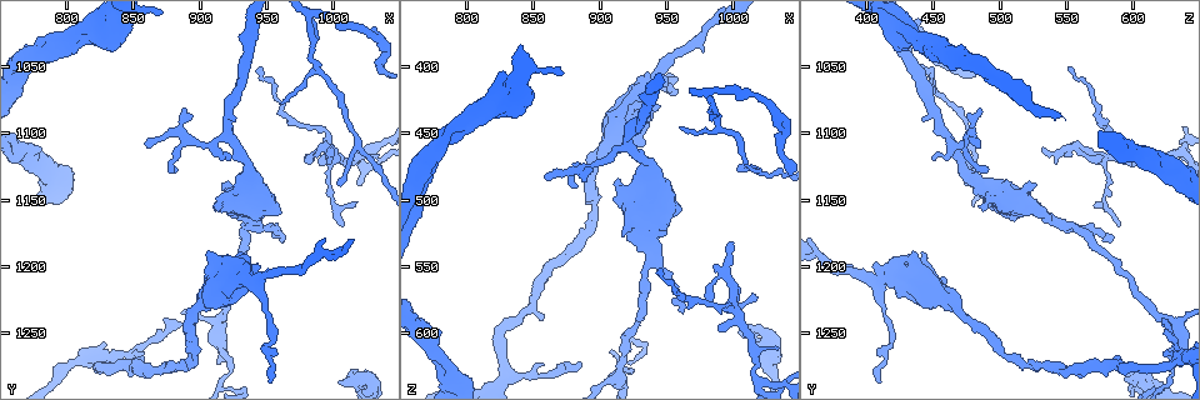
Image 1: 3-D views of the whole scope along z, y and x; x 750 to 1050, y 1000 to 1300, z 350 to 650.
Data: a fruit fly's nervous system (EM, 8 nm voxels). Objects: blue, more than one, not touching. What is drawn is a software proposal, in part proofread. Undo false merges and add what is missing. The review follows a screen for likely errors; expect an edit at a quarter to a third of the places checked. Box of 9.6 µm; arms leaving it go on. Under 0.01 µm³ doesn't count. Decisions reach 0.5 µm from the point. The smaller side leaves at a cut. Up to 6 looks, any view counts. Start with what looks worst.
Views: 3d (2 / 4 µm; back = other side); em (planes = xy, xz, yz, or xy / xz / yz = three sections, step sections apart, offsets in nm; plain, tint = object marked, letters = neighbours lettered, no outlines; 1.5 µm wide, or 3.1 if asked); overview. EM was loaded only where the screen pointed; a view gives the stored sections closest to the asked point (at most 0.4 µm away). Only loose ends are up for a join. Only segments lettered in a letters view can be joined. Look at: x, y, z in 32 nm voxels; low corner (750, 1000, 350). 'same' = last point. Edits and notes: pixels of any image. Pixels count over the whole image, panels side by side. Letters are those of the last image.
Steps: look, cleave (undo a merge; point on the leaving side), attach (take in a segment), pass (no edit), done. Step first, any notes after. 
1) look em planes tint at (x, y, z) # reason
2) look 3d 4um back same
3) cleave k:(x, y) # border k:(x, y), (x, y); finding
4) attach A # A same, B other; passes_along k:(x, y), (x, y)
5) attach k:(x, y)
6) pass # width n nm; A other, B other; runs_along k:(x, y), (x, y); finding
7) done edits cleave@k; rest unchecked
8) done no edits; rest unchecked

look em yz step 4 letters at (998, 1114, 532) # tapers out

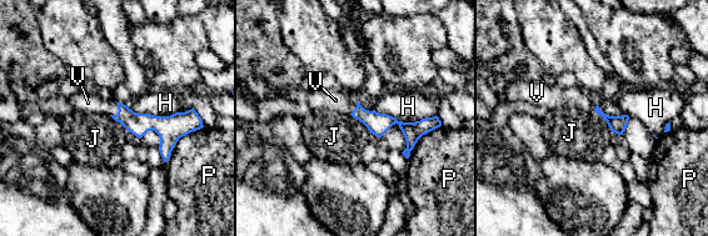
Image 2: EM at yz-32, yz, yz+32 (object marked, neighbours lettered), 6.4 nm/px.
look em planes letters same # cut it another way

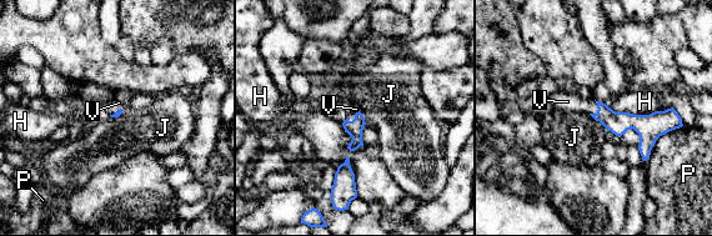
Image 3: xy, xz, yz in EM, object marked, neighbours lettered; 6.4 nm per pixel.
attach V # H other, J other, P other, V same; passes_along 3:(617, 122), (597, 108), (567, 101); the neuron continues

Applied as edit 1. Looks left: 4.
look em planes letters at (1026, 1284, 610) # abrupt turn

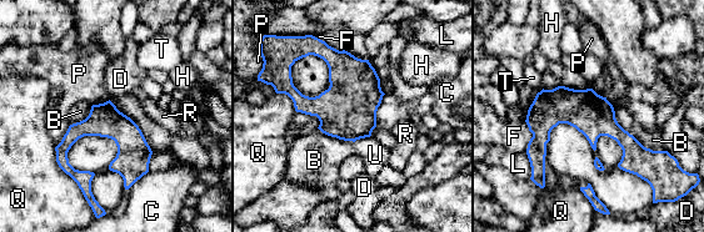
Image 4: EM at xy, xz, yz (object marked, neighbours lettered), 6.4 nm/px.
pass # B other, C other, D other, F other, H other, L other, P other, Q other, R other, T other, U other; border 4:(593, 90), (604, 97); all the same neuron

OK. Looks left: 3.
look 3d 2um at (912, 1158, 488) # stops while still wide

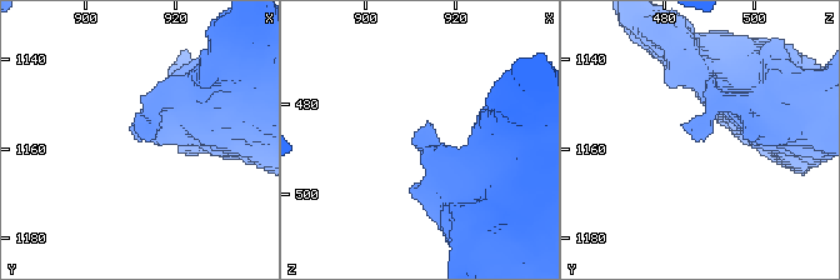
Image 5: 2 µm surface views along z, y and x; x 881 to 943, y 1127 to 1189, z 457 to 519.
look em planes letters at (913, 1158, 487)

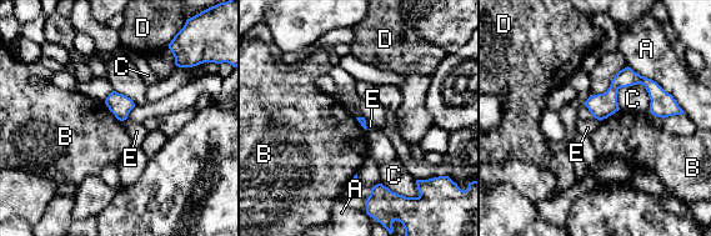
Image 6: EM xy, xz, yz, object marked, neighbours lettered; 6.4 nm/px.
pass # longest_contact A 480 nm; A other, B other, C other, D other, E other; no lettered segment goes on from it

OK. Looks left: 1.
done edits attach@3; rest unchecked

